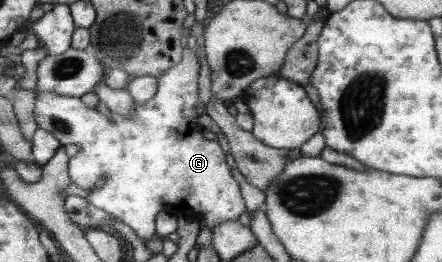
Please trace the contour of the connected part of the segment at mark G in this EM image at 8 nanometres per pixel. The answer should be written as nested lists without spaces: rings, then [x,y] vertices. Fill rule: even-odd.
[[[186,47],[181,63],[158,78],[159,91],[156,96],[146,103],[136,102],[135,115],[130,118],[112,114],[113,122],[96,109],[88,107],[78,97],[63,96],[50,91],[38,92],[35,96],[33,115],[38,127],[46,129],[62,146],[68,143],[80,146],[78,155],[68,162],[68,177],[71,183],[88,191],[87,201],[94,207],[126,223],[145,241],[155,237],[156,215],[160,211],[192,214],[210,230],[214,230],[218,223],[236,221],[246,211],[239,184],[226,163],[224,150],[217,139],[208,140],[202,136],[203,131],[197,122],[200,115],[197,109],[197,104],[200,103],[197,83],[199,68],[196,53]],[[100,178],[104,178],[106,184],[96,187],[95,184]]]

